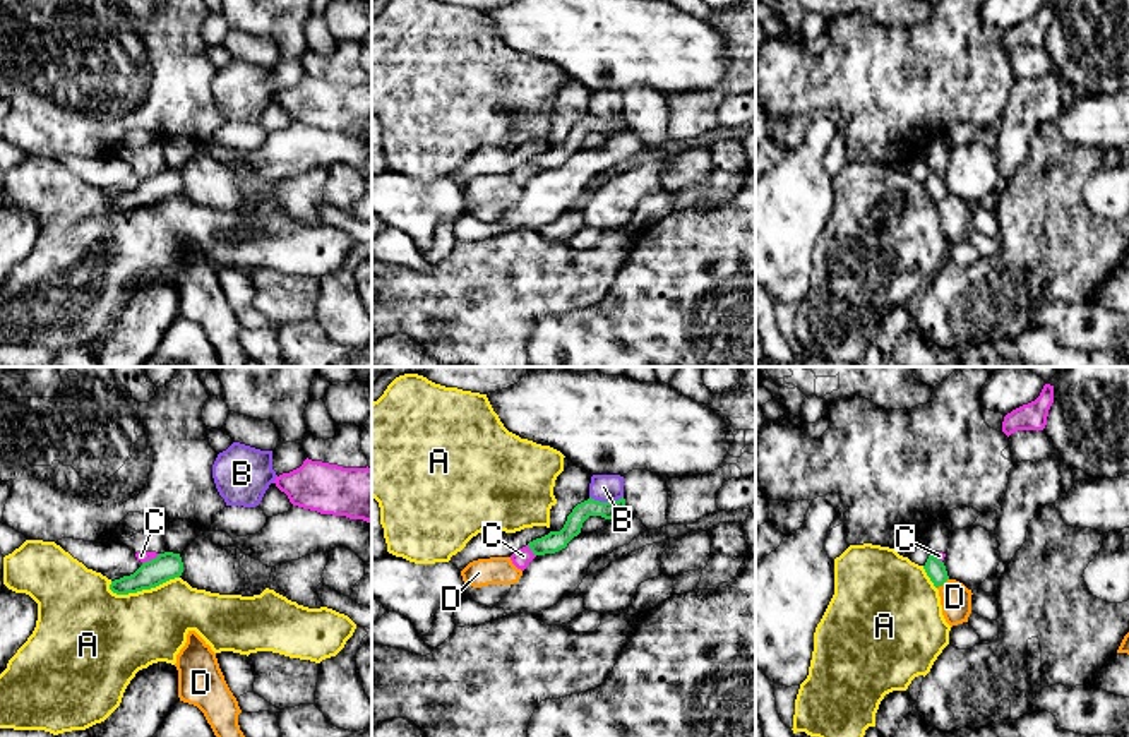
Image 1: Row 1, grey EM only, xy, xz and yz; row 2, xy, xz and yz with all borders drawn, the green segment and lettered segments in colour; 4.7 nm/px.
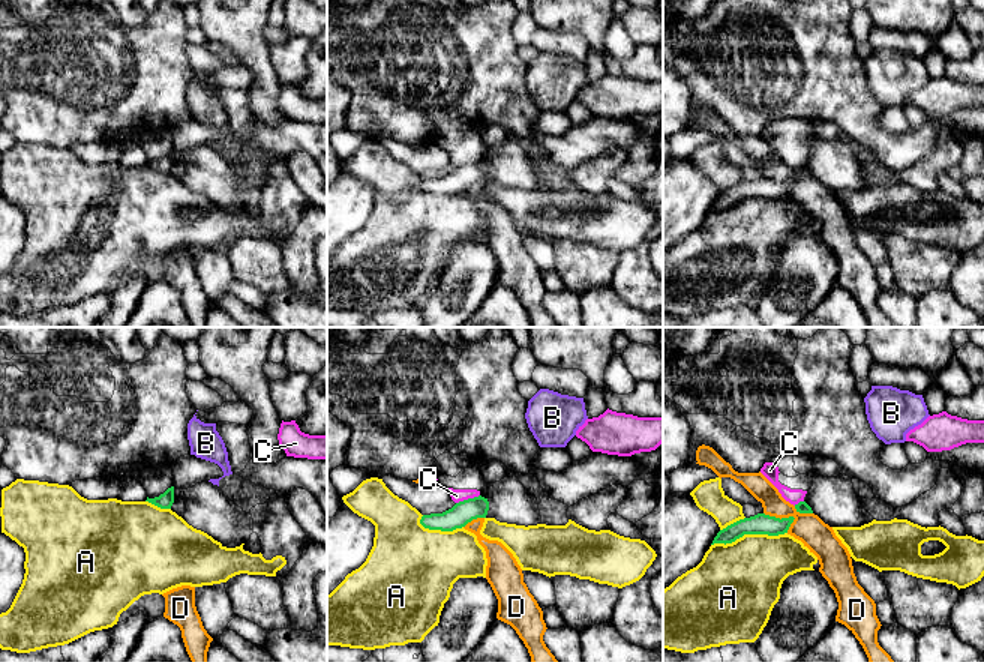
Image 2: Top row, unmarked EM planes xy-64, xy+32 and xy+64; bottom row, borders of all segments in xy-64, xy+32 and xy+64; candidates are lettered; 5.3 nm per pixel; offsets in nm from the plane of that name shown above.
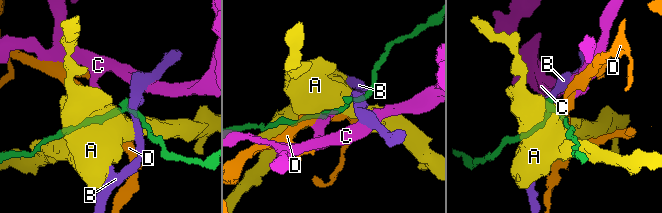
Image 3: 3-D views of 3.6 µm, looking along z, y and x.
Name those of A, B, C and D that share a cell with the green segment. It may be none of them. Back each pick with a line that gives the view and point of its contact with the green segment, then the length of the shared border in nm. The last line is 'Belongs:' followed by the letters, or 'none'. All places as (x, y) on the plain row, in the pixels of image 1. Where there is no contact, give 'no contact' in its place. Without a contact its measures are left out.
Belongs: none

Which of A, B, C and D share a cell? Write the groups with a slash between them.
A / B / C / D

